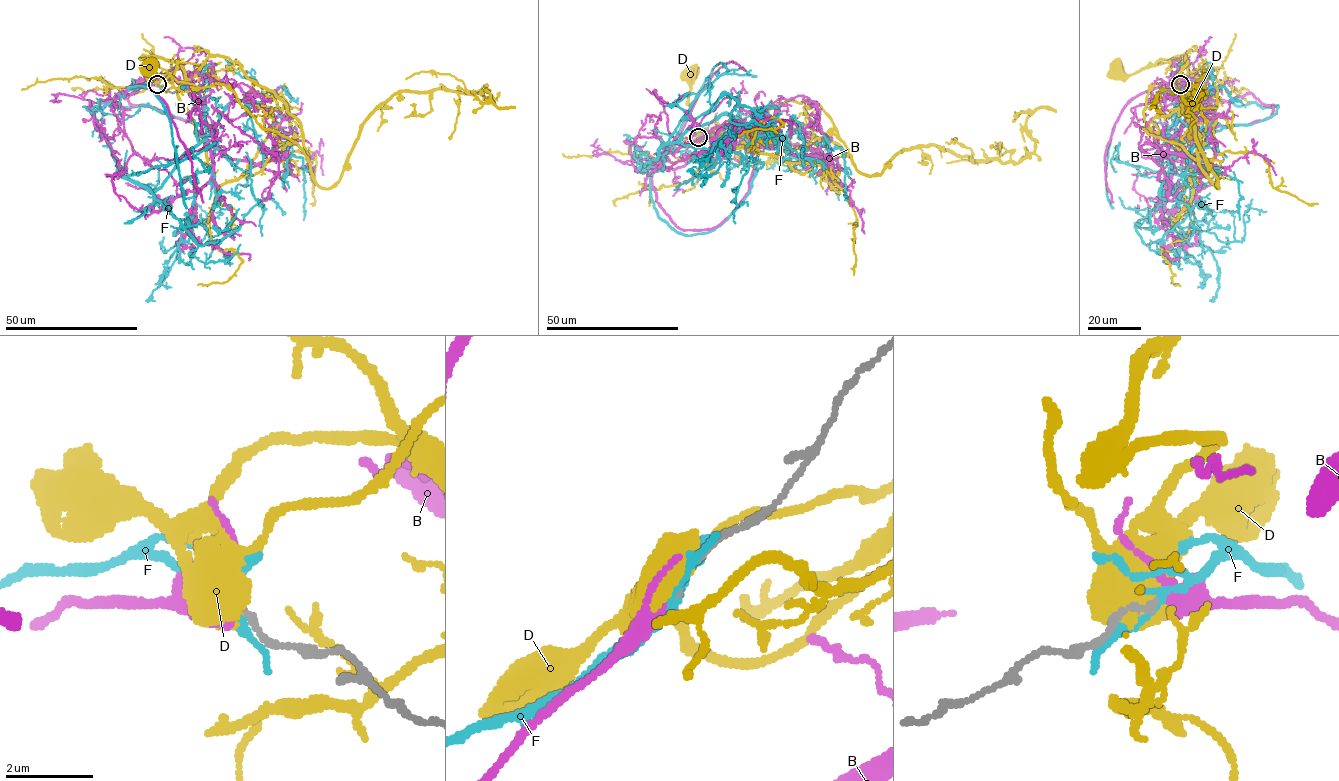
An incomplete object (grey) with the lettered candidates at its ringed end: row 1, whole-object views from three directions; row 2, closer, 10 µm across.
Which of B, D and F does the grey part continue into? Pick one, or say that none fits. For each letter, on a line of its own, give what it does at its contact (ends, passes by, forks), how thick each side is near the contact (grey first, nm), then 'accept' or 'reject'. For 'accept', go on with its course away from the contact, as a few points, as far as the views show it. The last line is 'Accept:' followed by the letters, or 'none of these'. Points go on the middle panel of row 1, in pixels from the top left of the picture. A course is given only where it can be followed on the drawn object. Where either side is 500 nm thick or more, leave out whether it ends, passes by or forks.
B: it passes by; calibres 240 and 240 nm; accept; course (698, 136), (684, 165), (652, 163), (684, 229), (748, 191), (754, 126), (737, 131), (790, 136)
D: calibres 260 and 650 nm; reject
F: it passes by; calibres 280 and 140 nm; reject
Accept: B

